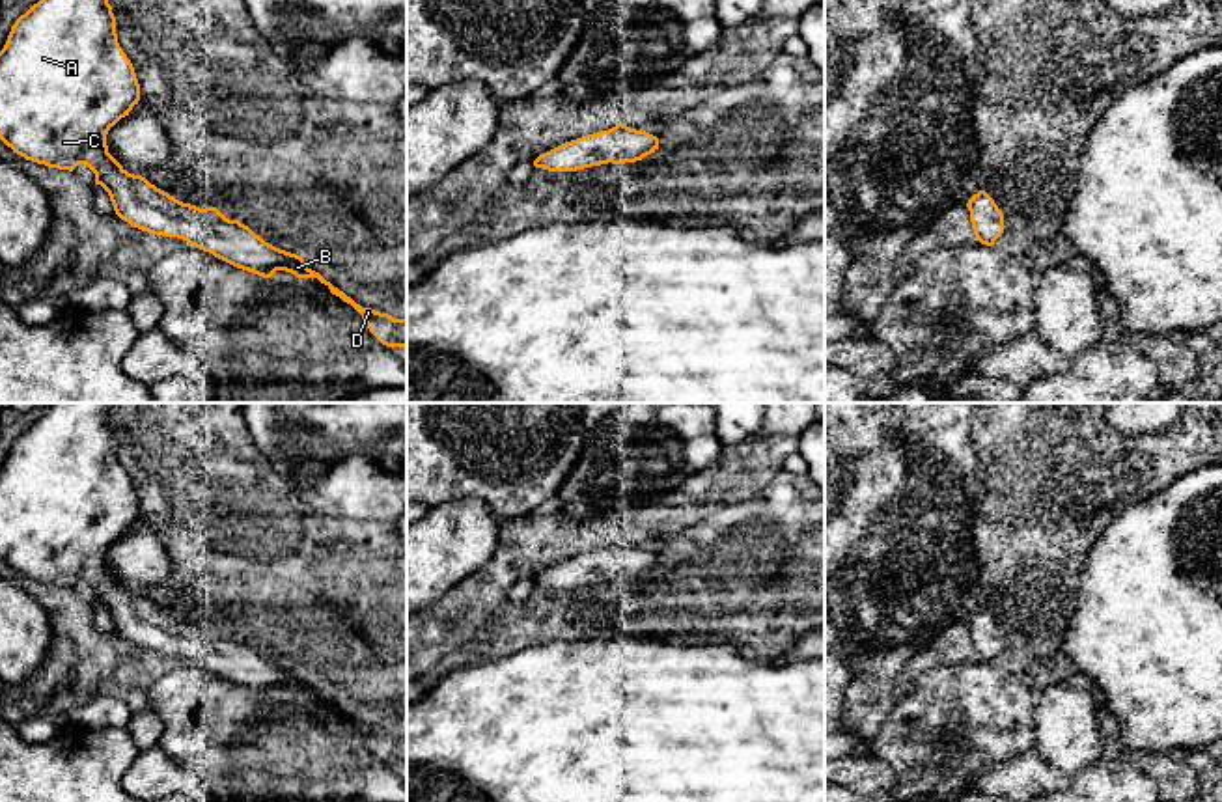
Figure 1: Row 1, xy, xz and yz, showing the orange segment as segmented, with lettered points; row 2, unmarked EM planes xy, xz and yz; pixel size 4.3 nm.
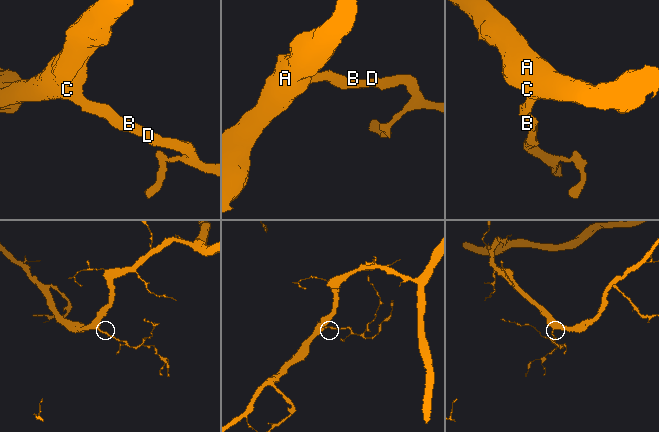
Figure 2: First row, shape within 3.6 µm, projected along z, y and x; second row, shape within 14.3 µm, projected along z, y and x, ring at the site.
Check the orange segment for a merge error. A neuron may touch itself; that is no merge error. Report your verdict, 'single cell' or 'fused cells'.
single cell

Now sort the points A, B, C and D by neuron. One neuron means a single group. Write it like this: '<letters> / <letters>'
A B C D

